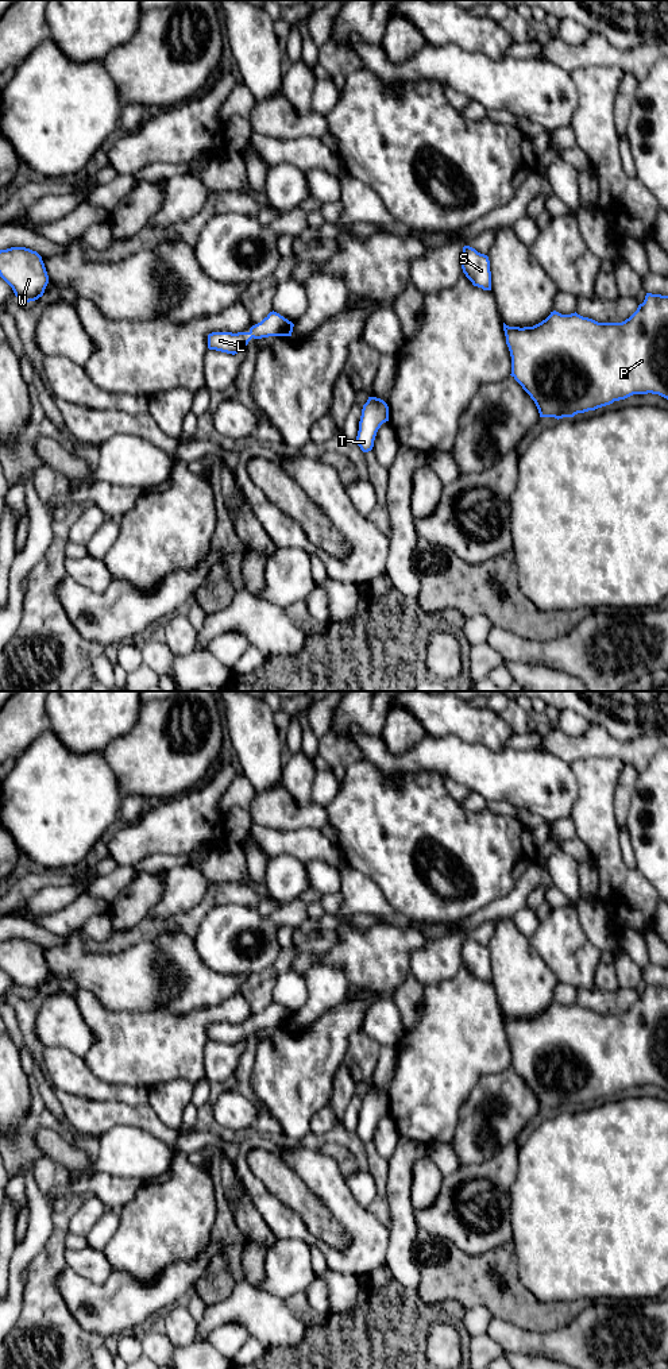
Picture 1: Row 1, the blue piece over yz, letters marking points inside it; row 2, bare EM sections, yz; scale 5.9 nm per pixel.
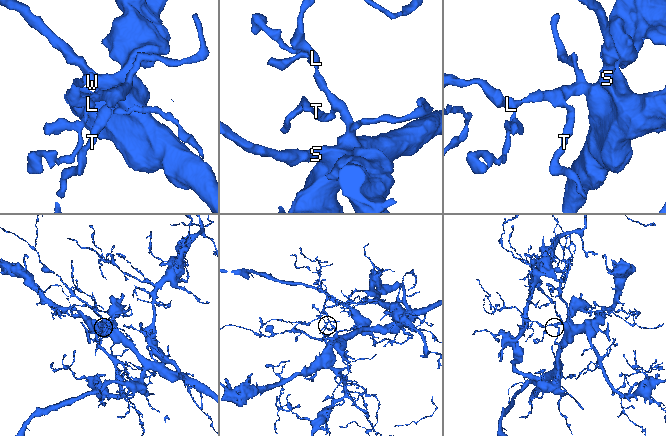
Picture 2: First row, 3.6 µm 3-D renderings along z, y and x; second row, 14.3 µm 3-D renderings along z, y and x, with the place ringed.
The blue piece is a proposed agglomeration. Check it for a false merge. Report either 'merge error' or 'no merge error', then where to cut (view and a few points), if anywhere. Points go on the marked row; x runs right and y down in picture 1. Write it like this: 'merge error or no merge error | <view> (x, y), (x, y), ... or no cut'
no merge error | no cut

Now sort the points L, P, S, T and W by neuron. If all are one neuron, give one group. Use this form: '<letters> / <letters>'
L P S T W

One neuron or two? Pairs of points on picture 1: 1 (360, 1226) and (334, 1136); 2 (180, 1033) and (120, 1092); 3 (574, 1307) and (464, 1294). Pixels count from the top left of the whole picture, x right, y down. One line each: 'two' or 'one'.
1: two
2: two
3: one

